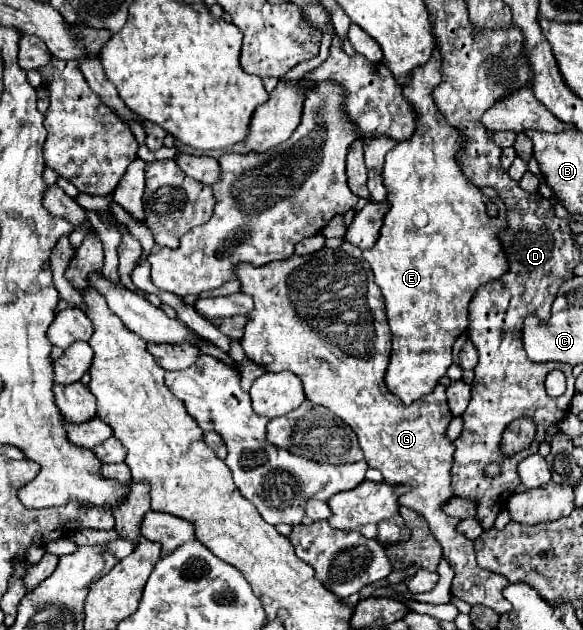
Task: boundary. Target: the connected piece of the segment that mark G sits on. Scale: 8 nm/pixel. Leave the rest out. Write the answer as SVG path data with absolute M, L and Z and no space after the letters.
M343 242L337 252L323 248L313 256L291 256L289 260L281 260L277 264L267 264L265 268L255 268L251 264L237 266L237 278L243 286L243 292L253 296L255 310L249 314L249 324L243 334L243 350L249 358L253 358L267 372L283 372L289 370L299 376L305 388L307 400L329 408L333 414L341 416L357 434L359 444L365 452L365 460L371 468L381 470L387 484L409 484L411 494L403 494L399 504L421 514L431 534L441 544L443 557L455 567L455 576L451 584L451 596L469 602L471 606L483 604L497 614L507 614L511 604L503 598L503 588L509 584L505 576L479 568L475 562L473 540L457 530L461 518L447 516L443 506L455 496L451 488L451 464L453 464L453 442L445 436L453 414L447 406L445 386L437 386L431 396L425 396L411 406L401 404L397 396L387 392L383 376L389 364L389 326L385 316L383 296L373 282L373 272L369 272L369 264L365 264L363 252Z

